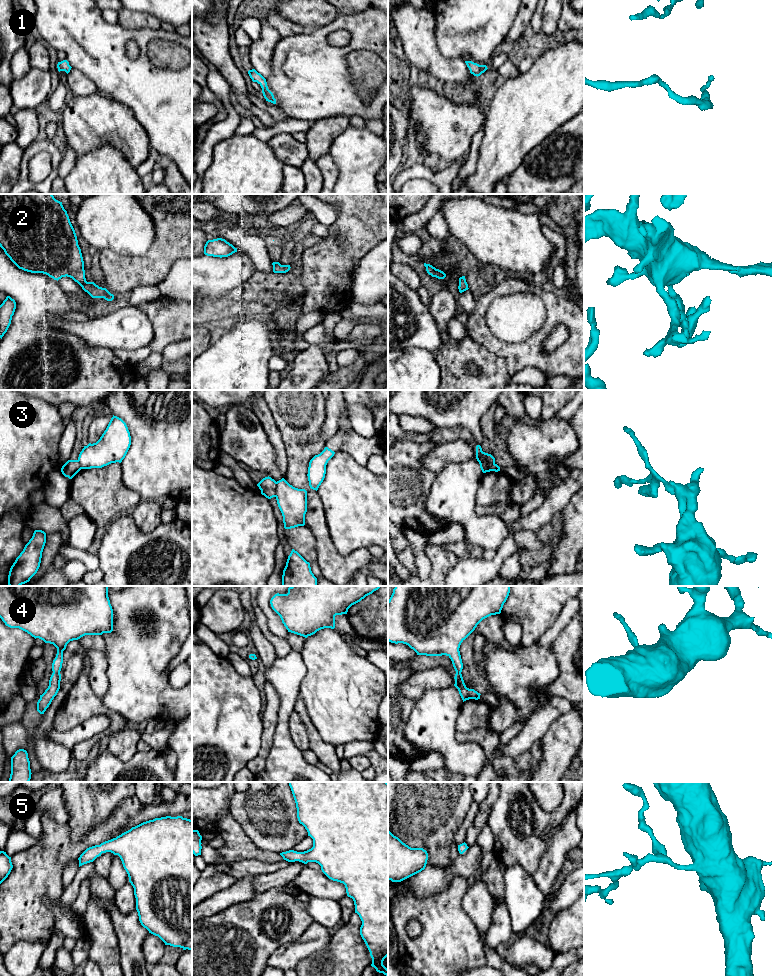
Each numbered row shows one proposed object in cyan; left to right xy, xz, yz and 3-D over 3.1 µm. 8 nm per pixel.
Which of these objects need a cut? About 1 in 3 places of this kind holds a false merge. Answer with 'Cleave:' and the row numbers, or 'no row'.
Cleave: 3

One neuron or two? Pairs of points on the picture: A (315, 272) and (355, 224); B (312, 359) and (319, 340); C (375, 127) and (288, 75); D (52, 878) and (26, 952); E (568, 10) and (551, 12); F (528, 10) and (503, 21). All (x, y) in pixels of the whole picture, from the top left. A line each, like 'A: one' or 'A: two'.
A: one
B: two
C: two
D: two
E: two
F: two

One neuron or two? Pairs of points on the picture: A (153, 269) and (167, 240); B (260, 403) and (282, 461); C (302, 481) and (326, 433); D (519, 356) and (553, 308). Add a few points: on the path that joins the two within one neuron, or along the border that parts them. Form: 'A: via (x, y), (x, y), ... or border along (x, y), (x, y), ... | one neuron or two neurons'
A: via (156, 262), (167, 247) | one neuron
B: via (266, 417), (279, 447) | one neuron
C: border along (326, 415), (319, 435), (325, 441) | two neurons
D: via (531, 344), (547, 328), (552, 320) | one neuron

